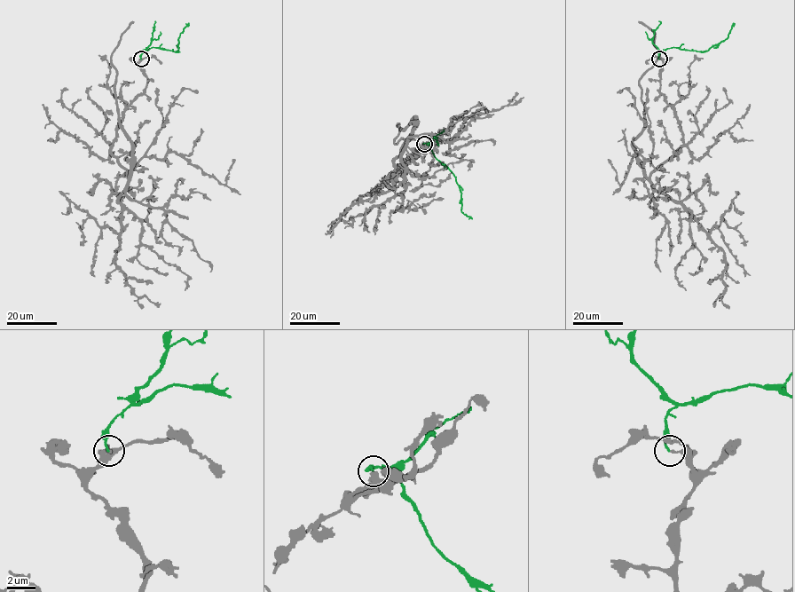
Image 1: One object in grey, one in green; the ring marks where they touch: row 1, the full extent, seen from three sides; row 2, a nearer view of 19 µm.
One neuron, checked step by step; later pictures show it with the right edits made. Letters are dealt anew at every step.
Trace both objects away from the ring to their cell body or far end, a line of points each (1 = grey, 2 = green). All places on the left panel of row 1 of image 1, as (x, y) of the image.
1: (141, 59), (145, 92), (124, 112), (111, 152), (127, 177), (131, 141), (120, 124), (112, 63), (133, 22)
2: (141, 59), (140, 55), (152, 47), (177, 51), (179, 34), (188, 22)

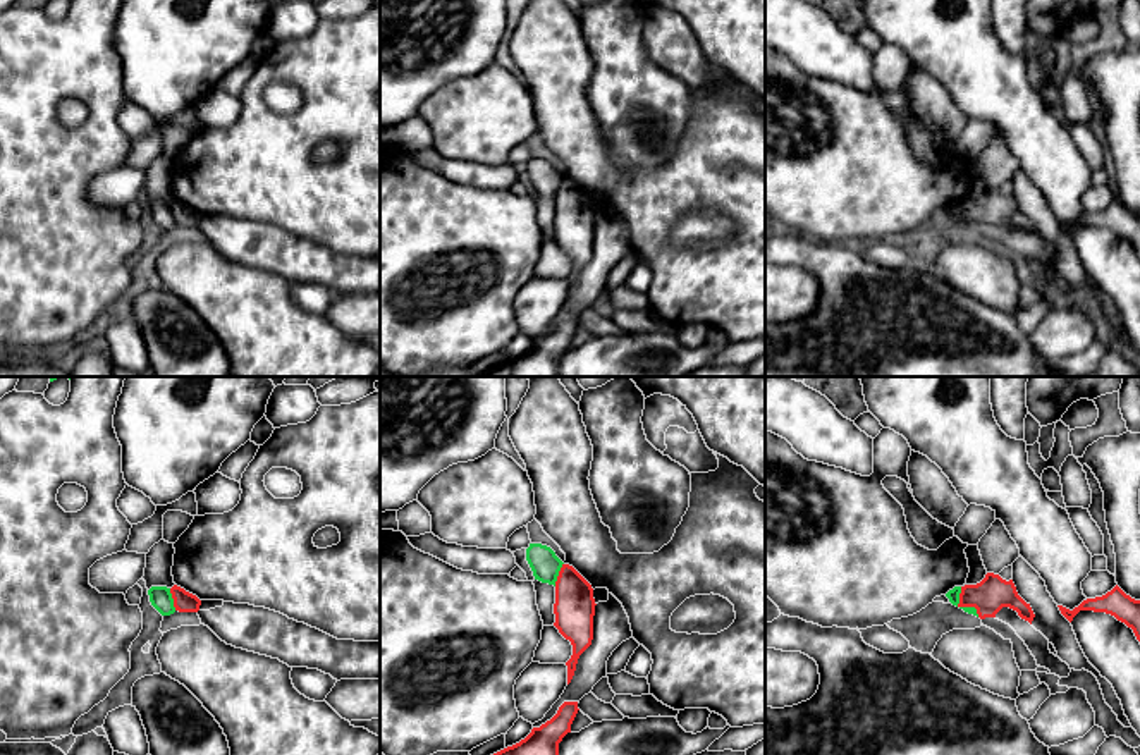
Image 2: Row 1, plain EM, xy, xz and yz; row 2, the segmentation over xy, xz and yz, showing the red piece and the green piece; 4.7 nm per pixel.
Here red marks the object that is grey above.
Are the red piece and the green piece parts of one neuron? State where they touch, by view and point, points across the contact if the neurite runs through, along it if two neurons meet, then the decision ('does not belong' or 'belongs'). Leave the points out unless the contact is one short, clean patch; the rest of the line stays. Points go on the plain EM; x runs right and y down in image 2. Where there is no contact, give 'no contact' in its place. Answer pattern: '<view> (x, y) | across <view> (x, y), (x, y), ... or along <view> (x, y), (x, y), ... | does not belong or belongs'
xz (559, 190) | along xz (563, 178), (554, 200) | does not belong

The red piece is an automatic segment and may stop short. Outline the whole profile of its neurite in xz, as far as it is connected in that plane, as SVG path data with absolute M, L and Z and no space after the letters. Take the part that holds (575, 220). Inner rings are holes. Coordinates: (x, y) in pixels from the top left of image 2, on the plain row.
M562 179L555 196L554 241L573 260L573 270L566 277L567 299L579 270L591 260L595 220L591 199L573 181Z

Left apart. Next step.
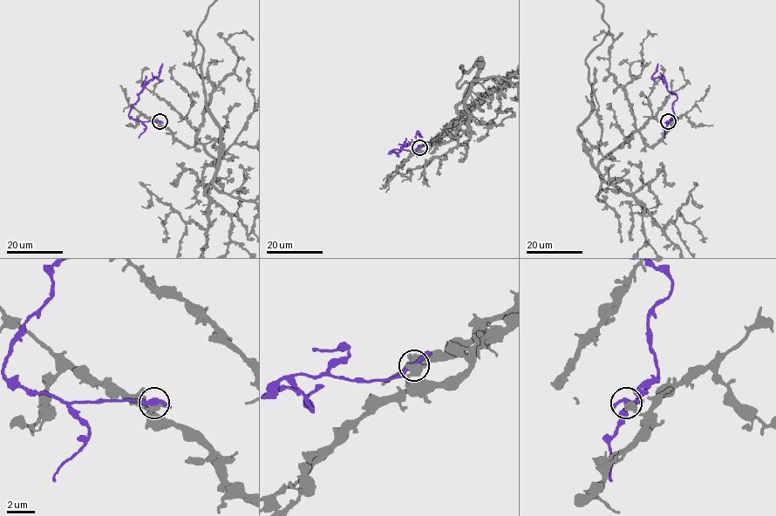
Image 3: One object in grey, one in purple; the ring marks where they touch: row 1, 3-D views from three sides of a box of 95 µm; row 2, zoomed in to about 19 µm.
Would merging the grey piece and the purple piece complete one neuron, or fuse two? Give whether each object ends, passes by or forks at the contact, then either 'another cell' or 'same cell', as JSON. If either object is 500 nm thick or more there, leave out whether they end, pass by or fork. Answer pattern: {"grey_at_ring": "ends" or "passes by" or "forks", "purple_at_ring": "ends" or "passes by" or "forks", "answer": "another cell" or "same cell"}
{"answer": "another cell"}

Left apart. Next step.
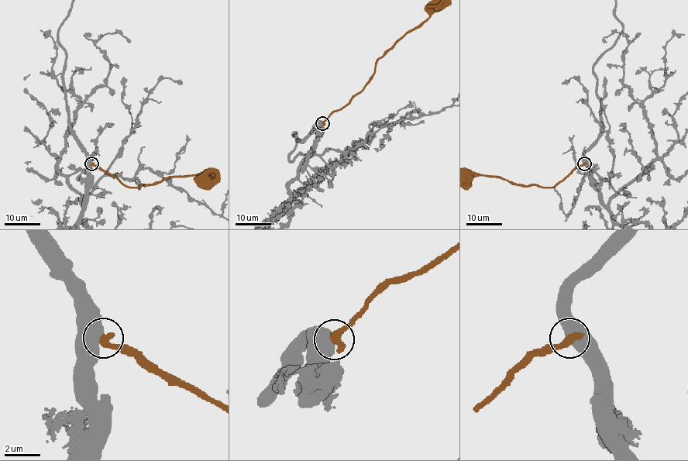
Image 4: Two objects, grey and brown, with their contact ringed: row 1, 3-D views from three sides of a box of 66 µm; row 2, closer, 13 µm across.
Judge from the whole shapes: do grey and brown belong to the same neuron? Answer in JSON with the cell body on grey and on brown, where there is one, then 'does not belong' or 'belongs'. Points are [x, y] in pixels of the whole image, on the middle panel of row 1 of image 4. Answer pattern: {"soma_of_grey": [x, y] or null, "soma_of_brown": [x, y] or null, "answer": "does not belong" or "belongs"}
{"soma_of_grey": null, "soma_of_brown": [442, 2], "answer": "does not belong"}

